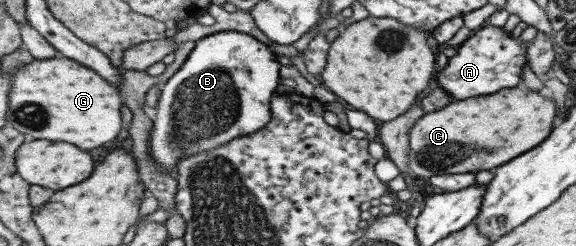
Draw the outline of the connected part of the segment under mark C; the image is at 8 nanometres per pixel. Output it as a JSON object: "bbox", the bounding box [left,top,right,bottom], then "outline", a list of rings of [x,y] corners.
{"bbox":[407,89,555,178],"outline":[[[501,89],[493,95],[473,97],[465,101],[453,101],[435,113],[427,113],[413,123],[407,133],[409,152],[407,167],[409,173],[419,177],[430,178],[433,174],[477,173],[478,171],[492,170],[503,165],[504,162],[517,157],[541,144],[549,135],[555,117],[555,103],[553,99],[545,99],[543,95],[529,89]]]}

